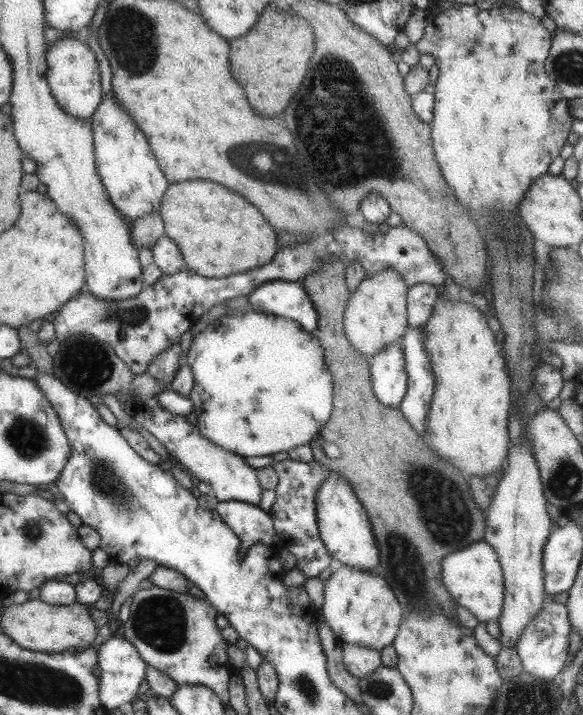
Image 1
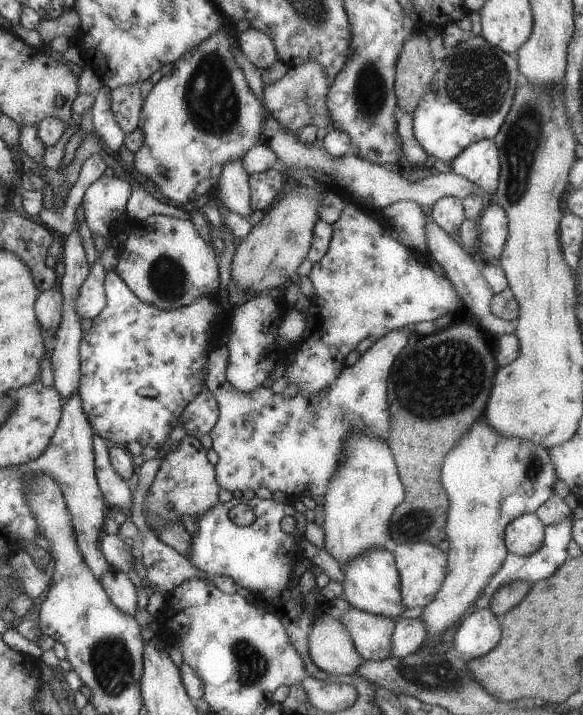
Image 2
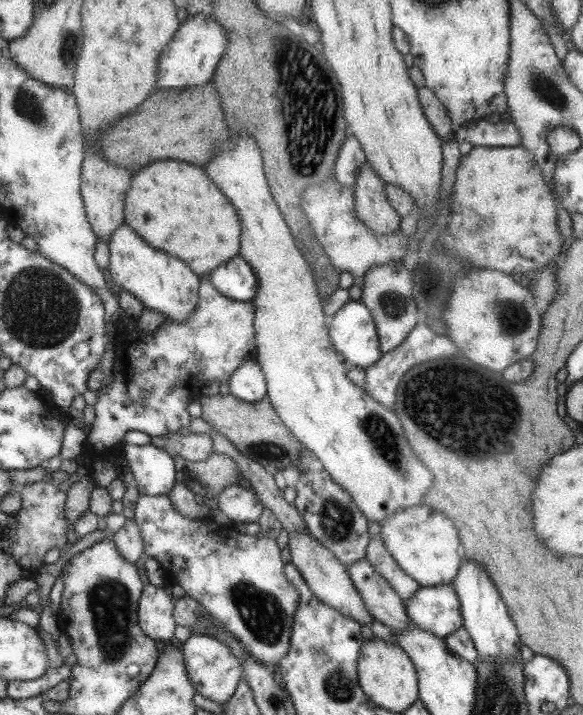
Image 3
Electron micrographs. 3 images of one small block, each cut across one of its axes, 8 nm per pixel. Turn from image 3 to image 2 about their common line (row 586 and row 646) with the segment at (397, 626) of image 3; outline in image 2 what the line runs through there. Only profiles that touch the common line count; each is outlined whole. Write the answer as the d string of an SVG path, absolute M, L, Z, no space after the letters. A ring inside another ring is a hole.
M350 606L339 618L349 632L355 652L364 660L382 660L389 657L389 640L395 620L377 614L362 612Z

